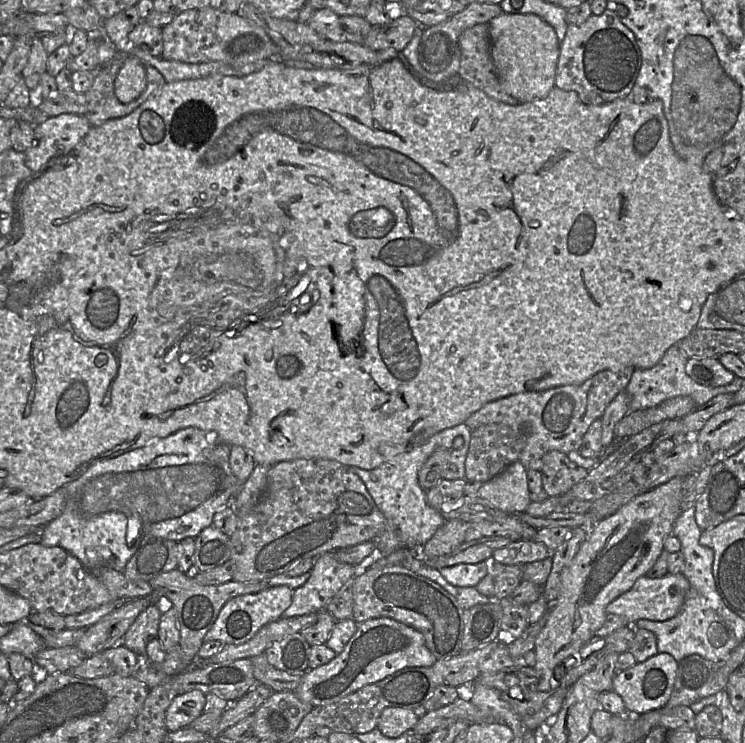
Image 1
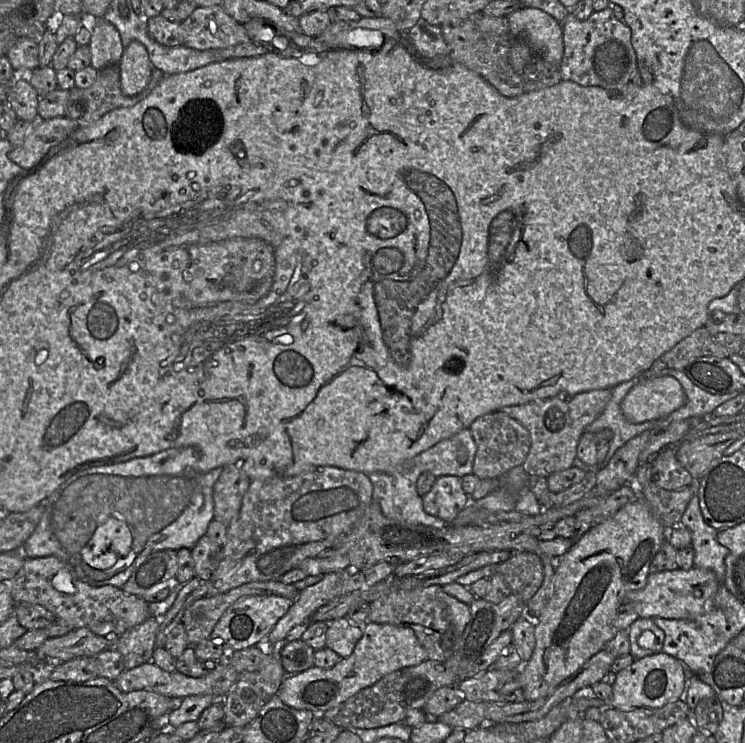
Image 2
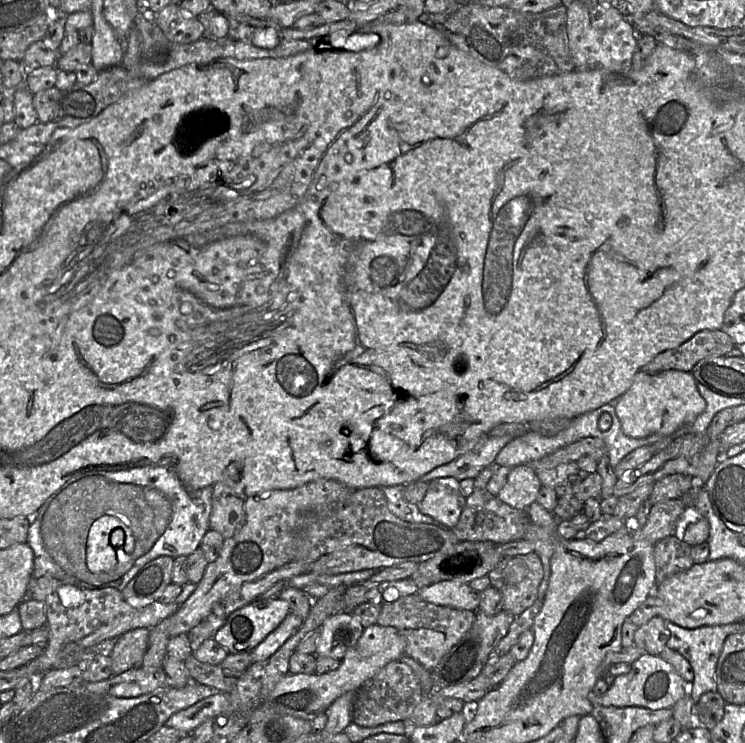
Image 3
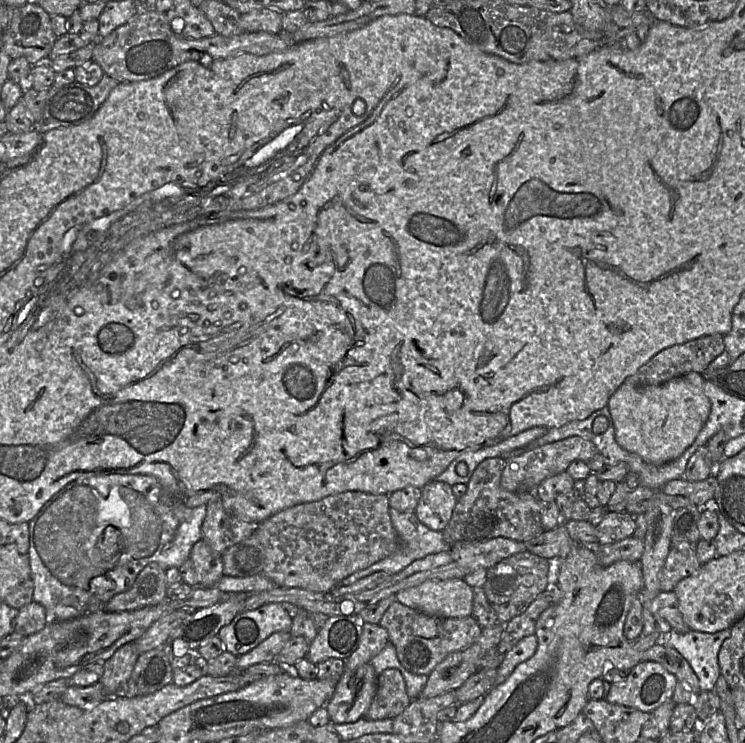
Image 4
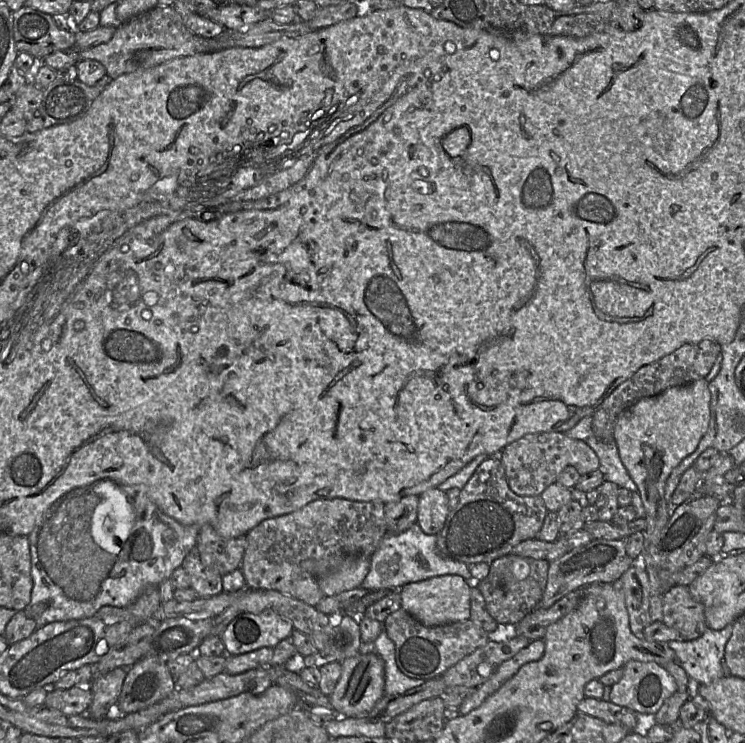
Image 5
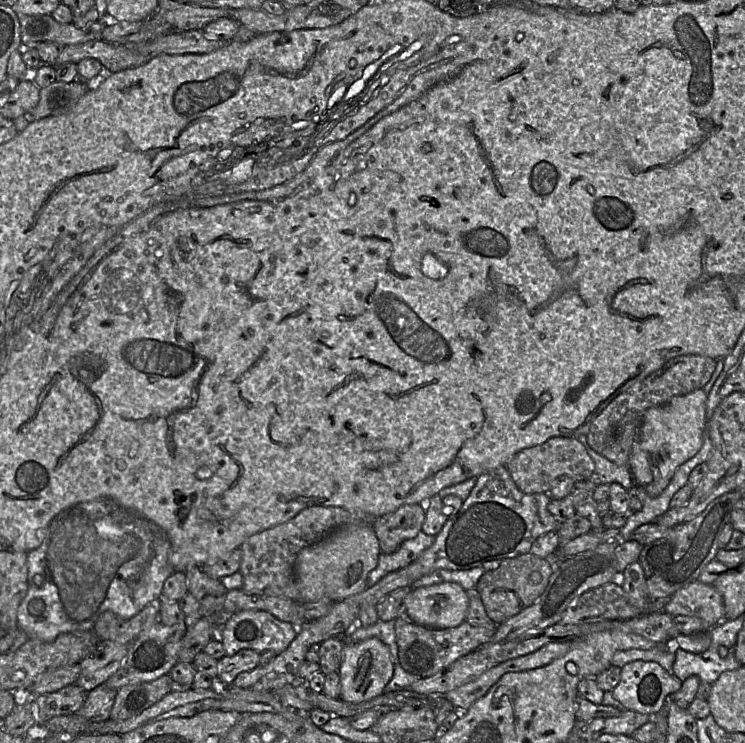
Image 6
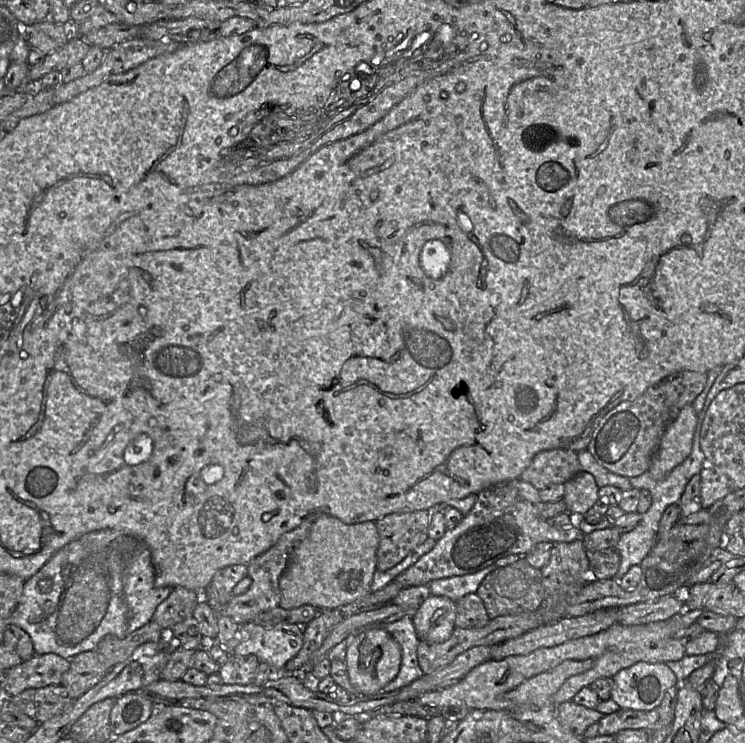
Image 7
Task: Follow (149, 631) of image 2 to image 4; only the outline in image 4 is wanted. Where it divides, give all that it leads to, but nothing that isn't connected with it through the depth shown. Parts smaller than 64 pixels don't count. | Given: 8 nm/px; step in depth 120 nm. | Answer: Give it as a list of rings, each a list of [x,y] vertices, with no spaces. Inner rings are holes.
[[[129,642],[104,662],[100,683],[107,697],[122,693],[122,688],[130,678],[139,655],[135,642]]]

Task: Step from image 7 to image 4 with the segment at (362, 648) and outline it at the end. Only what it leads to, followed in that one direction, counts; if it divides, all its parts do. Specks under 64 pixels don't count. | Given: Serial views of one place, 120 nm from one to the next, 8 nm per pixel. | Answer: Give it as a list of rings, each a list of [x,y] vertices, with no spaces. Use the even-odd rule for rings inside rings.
[[[371,663],[346,672],[344,666],[344,673],[326,704],[330,724],[353,723],[364,717],[376,689],[377,675]]]

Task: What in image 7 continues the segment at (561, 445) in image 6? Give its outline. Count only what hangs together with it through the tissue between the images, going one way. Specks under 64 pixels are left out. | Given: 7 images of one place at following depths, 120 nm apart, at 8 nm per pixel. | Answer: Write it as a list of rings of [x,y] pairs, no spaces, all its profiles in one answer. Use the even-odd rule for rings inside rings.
[[[557,448],[537,453],[519,479],[540,491],[552,484],[564,484],[580,472],[578,453]]]

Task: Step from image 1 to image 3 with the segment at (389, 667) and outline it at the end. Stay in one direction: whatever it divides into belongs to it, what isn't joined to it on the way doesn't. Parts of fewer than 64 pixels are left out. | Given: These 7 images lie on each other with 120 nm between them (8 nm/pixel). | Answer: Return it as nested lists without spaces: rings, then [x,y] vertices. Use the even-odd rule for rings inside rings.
[[[377,624],[364,628],[357,644],[341,660],[338,669],[324,674],[290,674],[283,677],[271,691],[267,699],[253,710],[249,724],[260,722],[266,717],[290,715],[312,721],[342,694],[357,691],[374,677],[385,665],[398,661],[405,655],[405,641],[394,627]]]

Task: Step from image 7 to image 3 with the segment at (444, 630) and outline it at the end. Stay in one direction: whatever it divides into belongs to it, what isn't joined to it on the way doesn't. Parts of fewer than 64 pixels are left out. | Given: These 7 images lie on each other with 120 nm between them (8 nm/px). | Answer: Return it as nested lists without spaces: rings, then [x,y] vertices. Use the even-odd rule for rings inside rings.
[[[441,581],[420,588],[417,595],[426,602],[456,609],[477,611],[479,607],[479,593],[461,582]]]

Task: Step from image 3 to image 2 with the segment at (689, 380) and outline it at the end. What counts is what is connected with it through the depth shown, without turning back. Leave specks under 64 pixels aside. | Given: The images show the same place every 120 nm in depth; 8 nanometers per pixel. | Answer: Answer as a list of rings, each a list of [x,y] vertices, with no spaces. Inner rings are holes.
[[[672,376],[644,378],[631,388],[620,404],[624,417],[640,424],[664,418],[684,405],[686,396]]]

